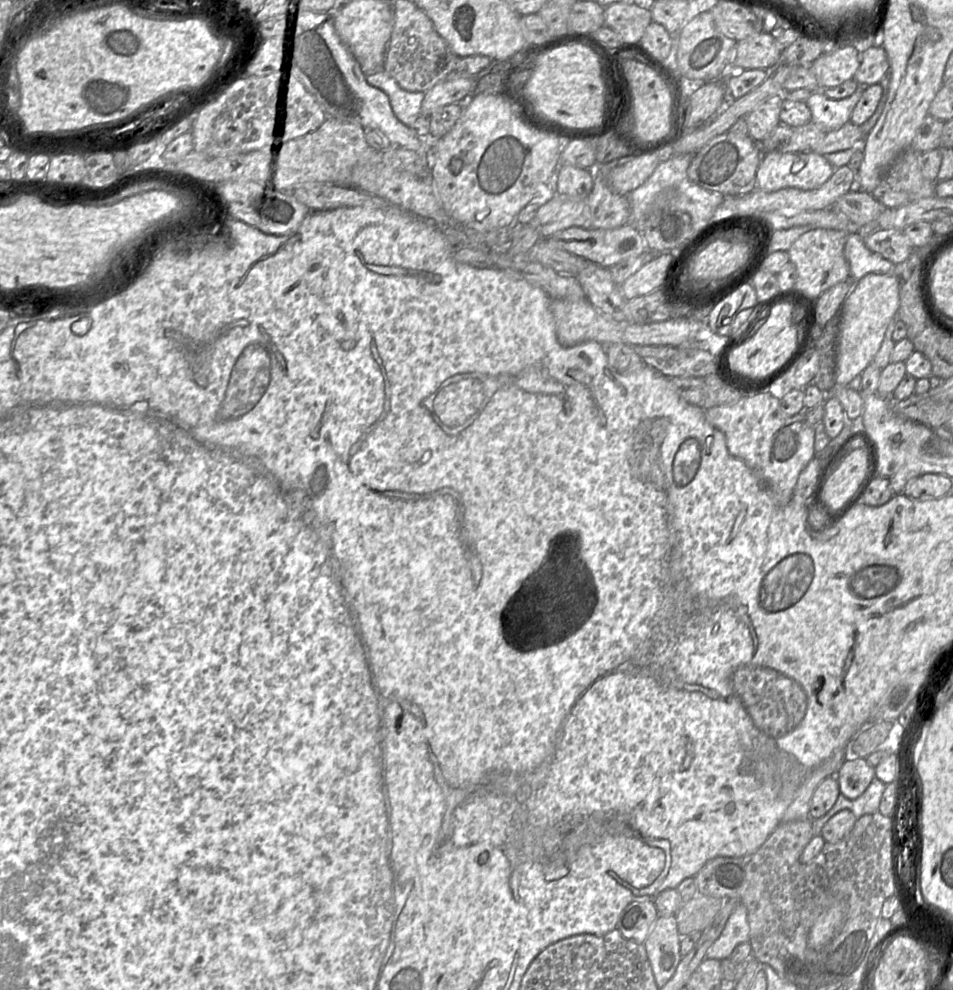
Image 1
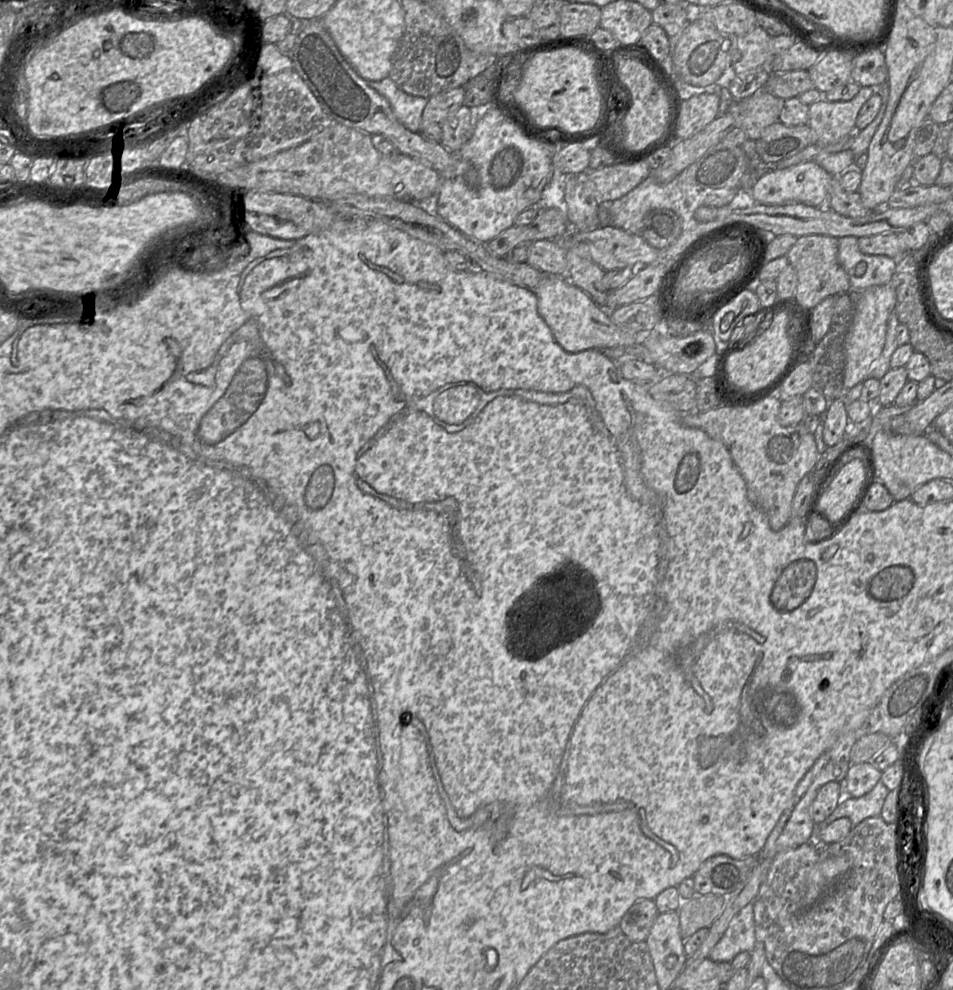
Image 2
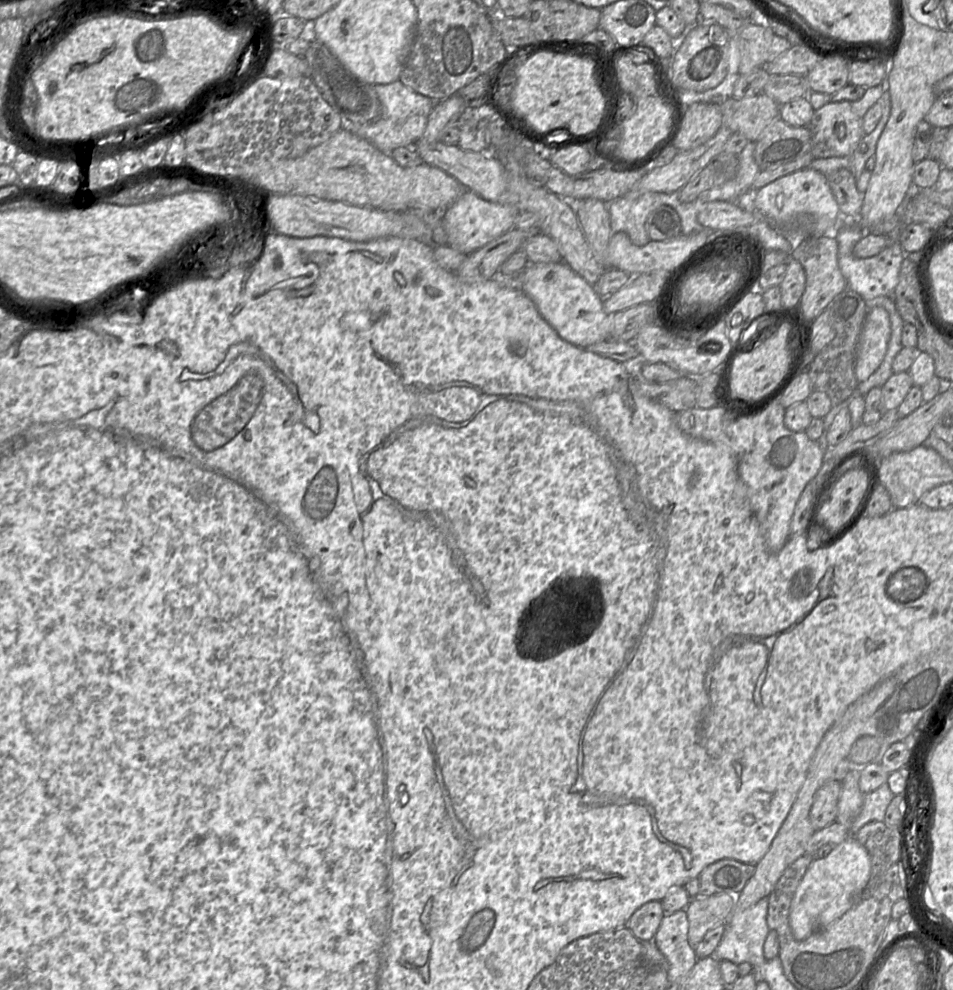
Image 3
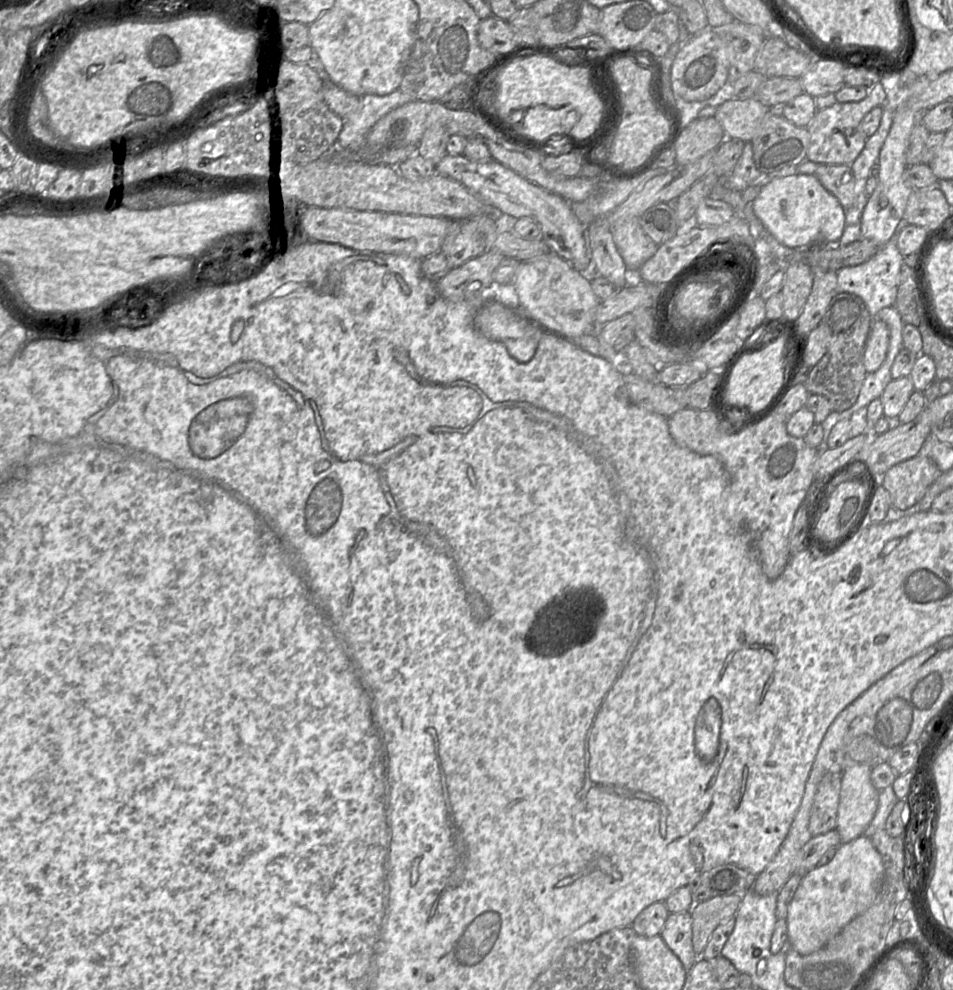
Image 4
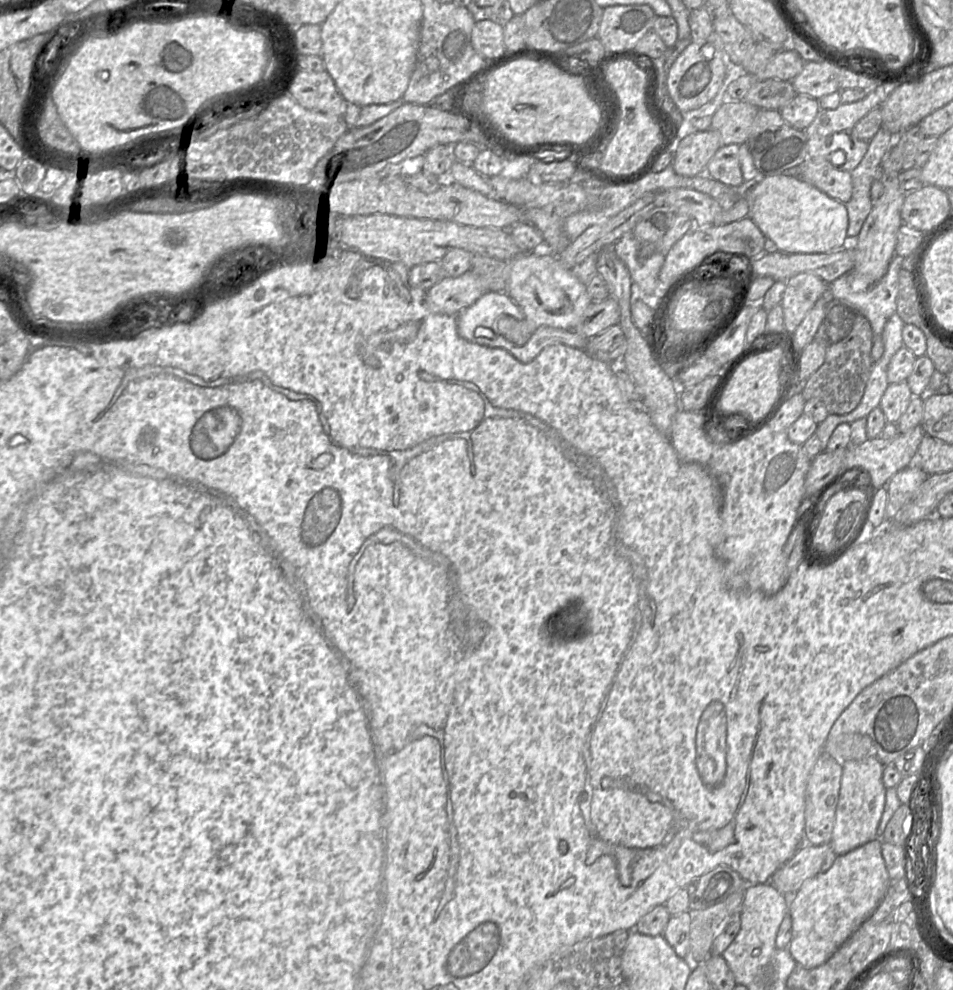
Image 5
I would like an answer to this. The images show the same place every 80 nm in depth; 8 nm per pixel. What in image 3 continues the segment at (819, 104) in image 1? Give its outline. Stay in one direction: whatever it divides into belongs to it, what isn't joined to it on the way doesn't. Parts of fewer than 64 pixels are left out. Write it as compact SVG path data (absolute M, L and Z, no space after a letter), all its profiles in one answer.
M877 85L867 88L862 98L857 101L830 101L821 108L814 110L808 125L811 132L810 153L812 156L814 158L850 156L865 135L862 124L866 112L882 95L883 87Z

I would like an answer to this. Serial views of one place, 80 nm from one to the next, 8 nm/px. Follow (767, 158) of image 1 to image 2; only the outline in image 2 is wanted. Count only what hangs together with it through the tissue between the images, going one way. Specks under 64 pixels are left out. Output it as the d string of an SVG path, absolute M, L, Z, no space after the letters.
M808 161L781 170L759 174L751 187L756 202L767 205L785 205L803 203L813 207L825 207L829 198L829 186L832 175L816 161Z

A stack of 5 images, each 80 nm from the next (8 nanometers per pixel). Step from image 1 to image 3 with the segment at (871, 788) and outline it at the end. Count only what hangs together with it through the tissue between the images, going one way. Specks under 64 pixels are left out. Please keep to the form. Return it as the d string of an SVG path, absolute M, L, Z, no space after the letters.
M887 783L864 795L864 803L860 814L856 817L850 827L850 835L856 833L865 824L873 821L884 821L885 812L893 799Z

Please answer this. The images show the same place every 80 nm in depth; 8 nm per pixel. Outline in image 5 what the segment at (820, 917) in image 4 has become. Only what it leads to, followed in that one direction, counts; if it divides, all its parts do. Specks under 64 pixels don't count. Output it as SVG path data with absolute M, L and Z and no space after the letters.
M876 838L839 855L830 869L802 883L789 909L792 938L787 948L796 963L805 968L822 965L876 910L889 884L881 844Z

